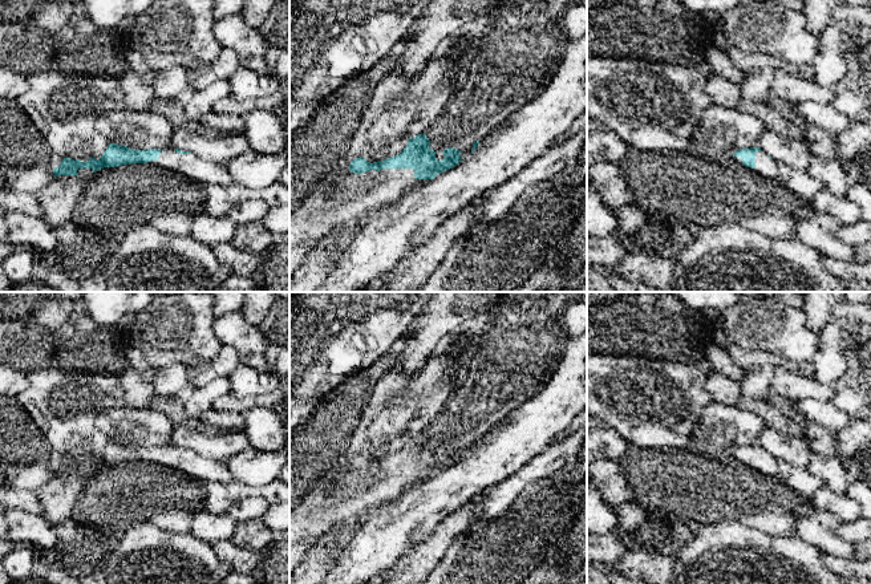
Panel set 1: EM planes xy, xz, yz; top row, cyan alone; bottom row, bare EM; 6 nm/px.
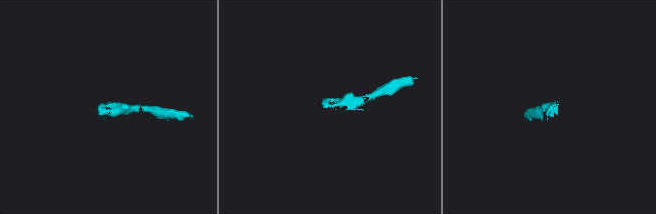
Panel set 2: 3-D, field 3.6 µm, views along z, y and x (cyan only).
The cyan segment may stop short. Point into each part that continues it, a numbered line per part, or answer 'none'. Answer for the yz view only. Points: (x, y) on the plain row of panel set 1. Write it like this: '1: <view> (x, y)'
1: yz (764, 463)

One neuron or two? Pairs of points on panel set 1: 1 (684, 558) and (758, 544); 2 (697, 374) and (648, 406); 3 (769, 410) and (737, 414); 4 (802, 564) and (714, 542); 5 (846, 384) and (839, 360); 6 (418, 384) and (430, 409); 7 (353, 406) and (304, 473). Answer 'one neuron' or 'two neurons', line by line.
1: one neuron
2: one neuron
3: two neurons
4: one neuron
5: two neurons
6: one neuron
7: one neuron

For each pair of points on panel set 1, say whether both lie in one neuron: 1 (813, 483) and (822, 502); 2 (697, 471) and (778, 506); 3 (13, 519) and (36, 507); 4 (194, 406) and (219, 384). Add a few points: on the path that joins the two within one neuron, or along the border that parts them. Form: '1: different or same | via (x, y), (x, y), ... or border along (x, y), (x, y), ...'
1: different | border along (823, 485), (809, 498)
2: same | via (717, 487), (725, 487), (758, 499)
3: different | border along (13, 507), (41, 514)
4: same | via (201, 400), (213, 390)

